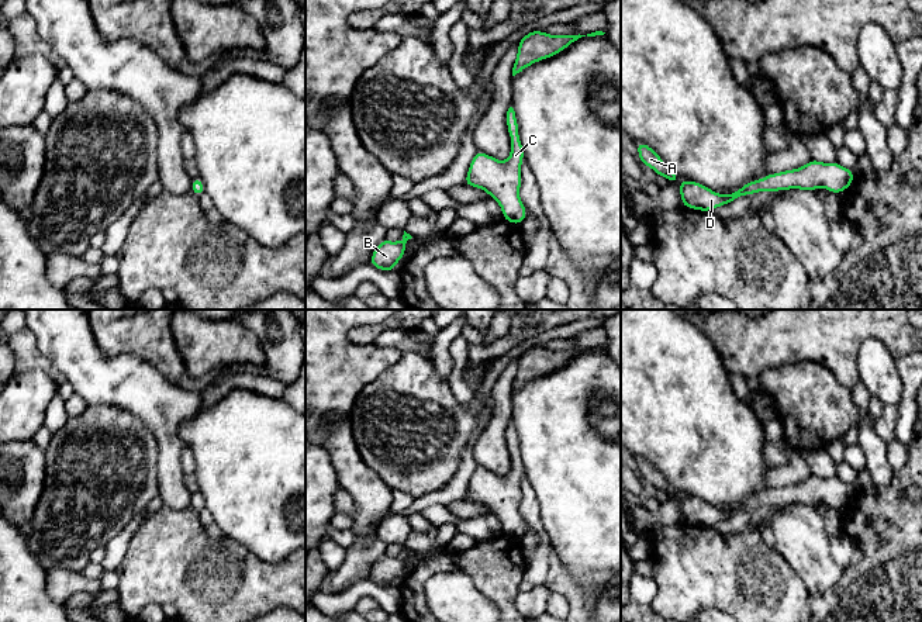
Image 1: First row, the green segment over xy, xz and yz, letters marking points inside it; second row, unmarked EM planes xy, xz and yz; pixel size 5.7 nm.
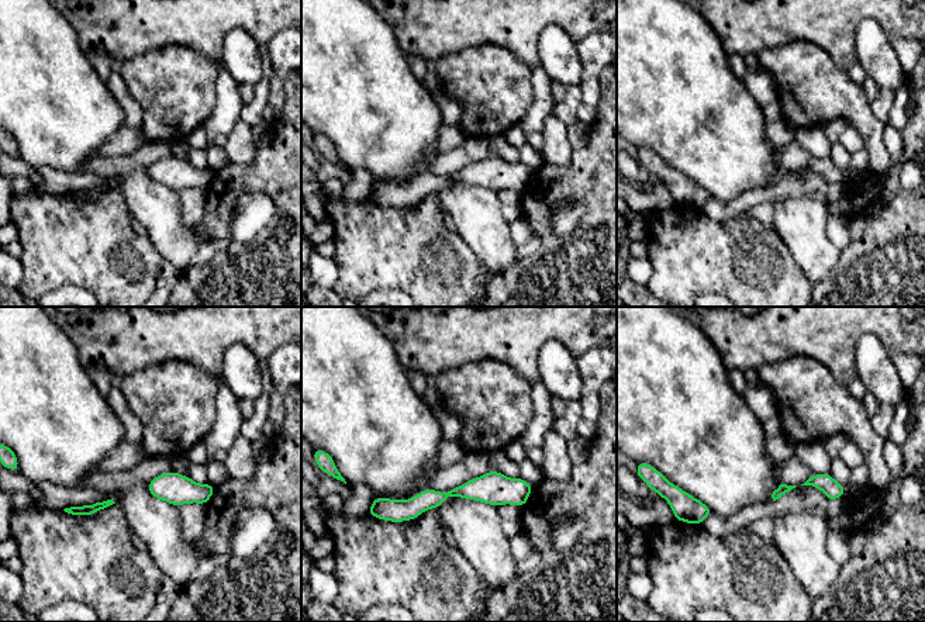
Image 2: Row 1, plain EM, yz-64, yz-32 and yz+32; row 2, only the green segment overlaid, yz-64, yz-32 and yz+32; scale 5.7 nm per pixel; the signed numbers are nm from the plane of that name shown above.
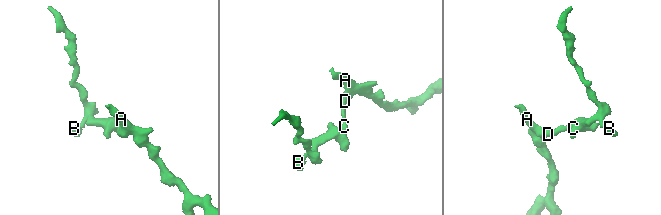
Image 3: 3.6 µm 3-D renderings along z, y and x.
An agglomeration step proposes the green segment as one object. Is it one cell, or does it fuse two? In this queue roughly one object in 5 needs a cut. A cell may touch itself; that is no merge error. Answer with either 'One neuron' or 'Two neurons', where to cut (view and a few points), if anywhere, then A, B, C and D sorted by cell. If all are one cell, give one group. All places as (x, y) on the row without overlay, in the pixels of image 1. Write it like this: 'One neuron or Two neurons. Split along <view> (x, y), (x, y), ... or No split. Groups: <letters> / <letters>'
One neuron. No split. Groups: A B C D

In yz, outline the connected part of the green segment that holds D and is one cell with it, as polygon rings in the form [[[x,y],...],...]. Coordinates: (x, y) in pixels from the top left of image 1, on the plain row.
[[[811,474],[805,481],[794,485],[783,485],[762,493],[759,497],[749,495],[743,502],[724,511],[697,497],[686,494],[680,500],[681,521],[698,525],[712,526],[719,521],[731,519],[742,511],[759,507],[784,507],[790,504],[801,504],[814,507],[825,502],[831,508],[838,509],[854,495],[854,487],[840,481],[838,477],[822,478]]]

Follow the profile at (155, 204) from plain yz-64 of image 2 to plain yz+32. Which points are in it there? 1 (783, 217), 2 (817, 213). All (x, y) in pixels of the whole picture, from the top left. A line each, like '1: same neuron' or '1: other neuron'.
1: same neuron
2: same neuron

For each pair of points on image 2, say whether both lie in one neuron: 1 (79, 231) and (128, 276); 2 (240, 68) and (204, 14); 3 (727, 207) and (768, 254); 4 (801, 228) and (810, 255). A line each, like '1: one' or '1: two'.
1: one
2: two
3: two
4: one

